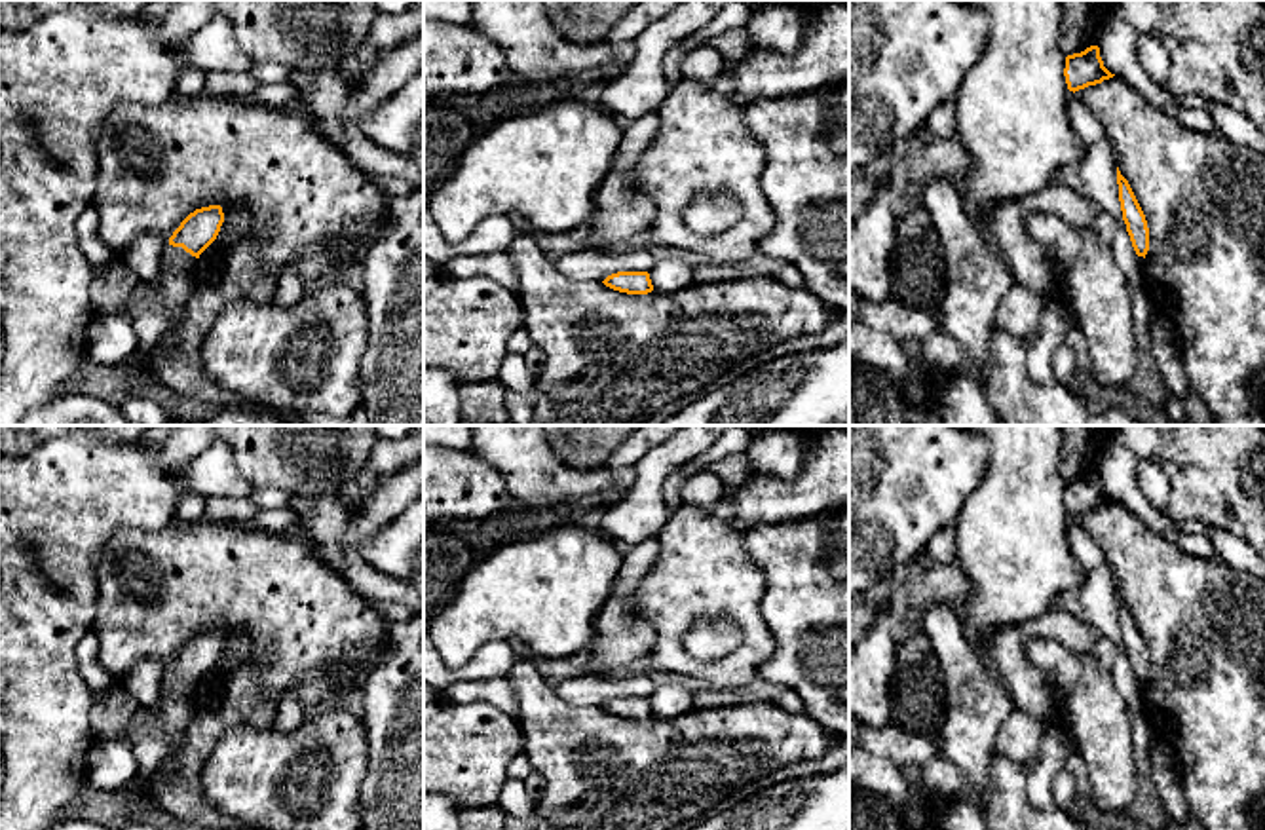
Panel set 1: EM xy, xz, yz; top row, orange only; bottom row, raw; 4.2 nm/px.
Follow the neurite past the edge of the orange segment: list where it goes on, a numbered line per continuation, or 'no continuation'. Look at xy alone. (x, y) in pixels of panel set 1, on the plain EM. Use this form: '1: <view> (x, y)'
1: xy (171, 715)

